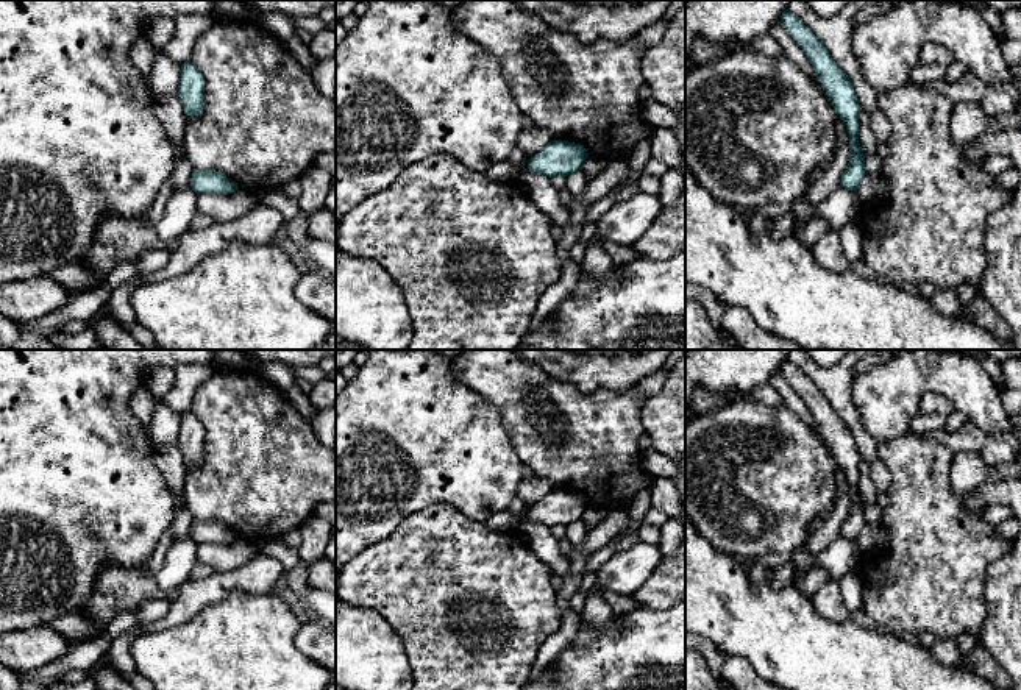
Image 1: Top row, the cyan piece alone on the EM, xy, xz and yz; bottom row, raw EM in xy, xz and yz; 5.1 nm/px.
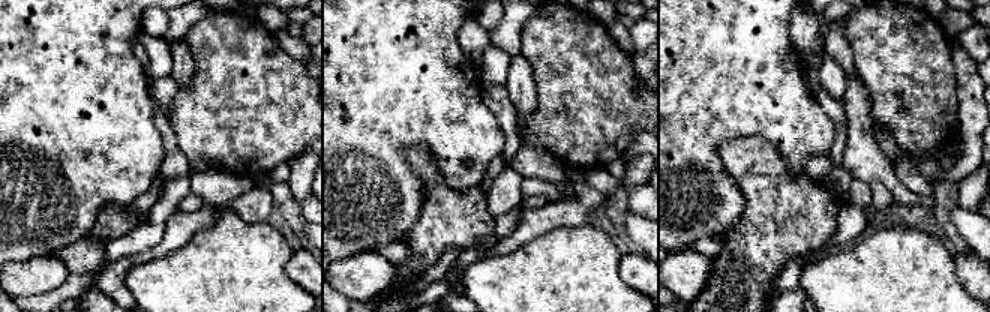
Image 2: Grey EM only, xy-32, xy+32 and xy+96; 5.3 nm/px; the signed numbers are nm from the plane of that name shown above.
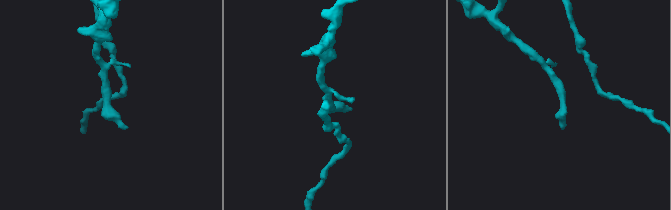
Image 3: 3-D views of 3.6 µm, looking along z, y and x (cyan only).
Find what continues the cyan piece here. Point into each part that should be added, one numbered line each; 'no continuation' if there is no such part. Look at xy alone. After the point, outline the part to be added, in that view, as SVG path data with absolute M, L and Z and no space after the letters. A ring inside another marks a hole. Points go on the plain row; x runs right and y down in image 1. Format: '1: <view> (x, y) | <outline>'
no continuation

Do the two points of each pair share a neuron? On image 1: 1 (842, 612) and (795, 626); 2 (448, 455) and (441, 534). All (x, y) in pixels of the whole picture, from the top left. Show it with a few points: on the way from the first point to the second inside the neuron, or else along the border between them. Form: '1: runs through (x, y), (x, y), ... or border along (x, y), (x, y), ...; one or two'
1: border along (811, 598), (823, 617), (850, 617); two
2: border along (409, 514), (431, 505), (450, 503), (476, 520); two

